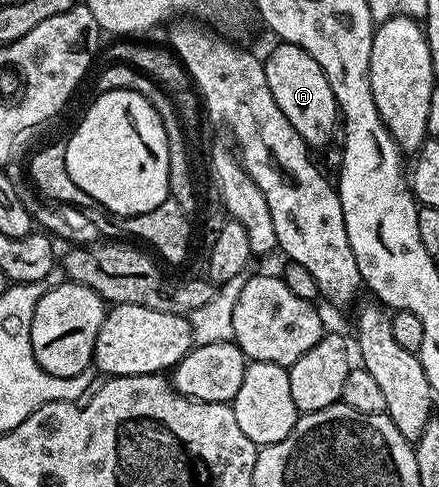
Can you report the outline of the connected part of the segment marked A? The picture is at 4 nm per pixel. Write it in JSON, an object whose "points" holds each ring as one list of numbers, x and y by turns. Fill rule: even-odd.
{"points":[[280,42,275,46,264,60,266,81,272,90,273,99,308,148,317,150,332,139,334,131,336,134,339,125,336,98,320,65,313,57,309,57,309,53,292,43]]}

